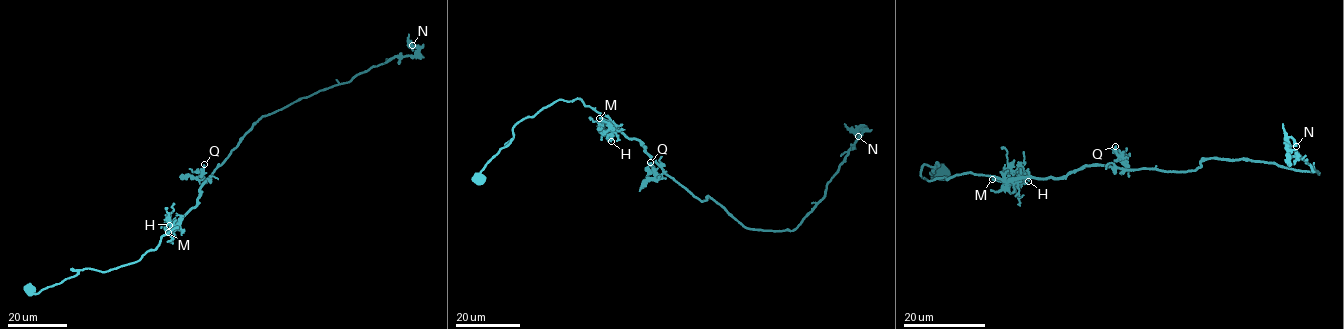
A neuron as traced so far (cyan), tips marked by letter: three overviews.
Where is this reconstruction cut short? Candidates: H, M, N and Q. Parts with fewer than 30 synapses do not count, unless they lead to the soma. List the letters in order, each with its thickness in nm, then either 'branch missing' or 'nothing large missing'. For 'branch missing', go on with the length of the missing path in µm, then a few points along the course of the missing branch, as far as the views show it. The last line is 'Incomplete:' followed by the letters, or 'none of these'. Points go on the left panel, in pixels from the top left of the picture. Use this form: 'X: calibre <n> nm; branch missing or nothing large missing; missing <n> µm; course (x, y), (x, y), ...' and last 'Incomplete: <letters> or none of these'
H: calibre 280 nm; nothing large missing
M: calibre 300 nm; branch missing; missing 15 µm; course (168, 232), (148, 240), (151, 235), (156, 239)
N: calibre 440 nm; nothing large missing
Q: calibre 240 nm; nothing large missing
Incomplete: M

